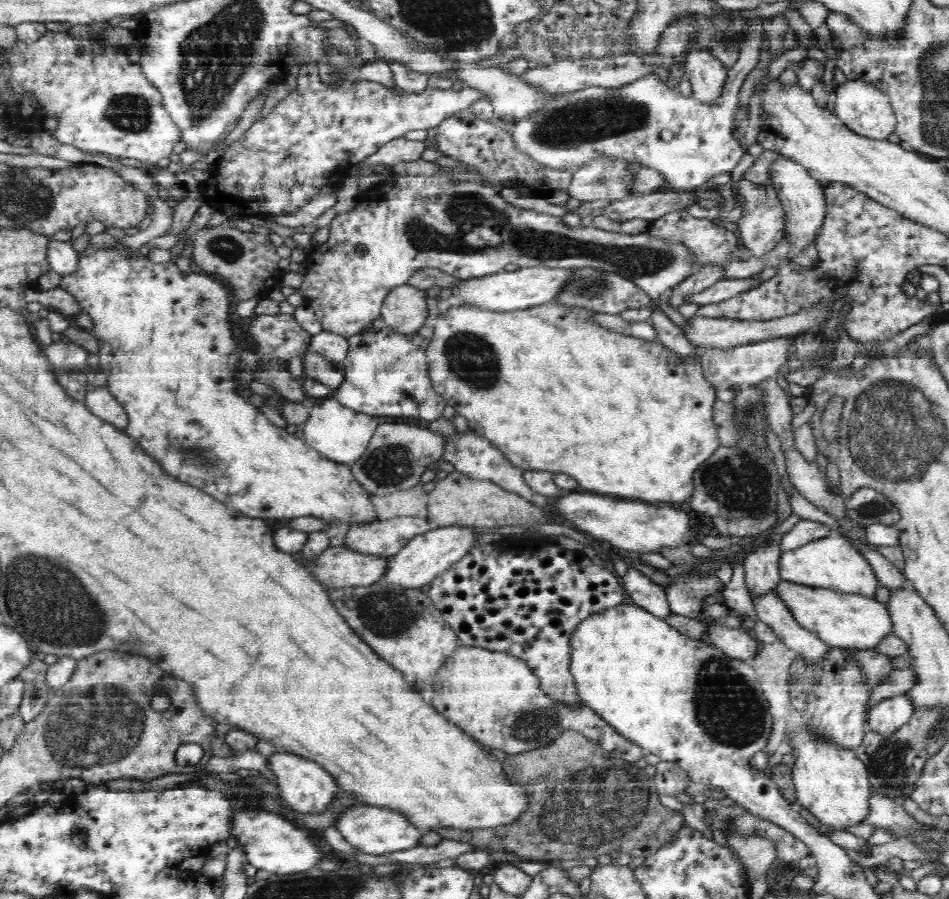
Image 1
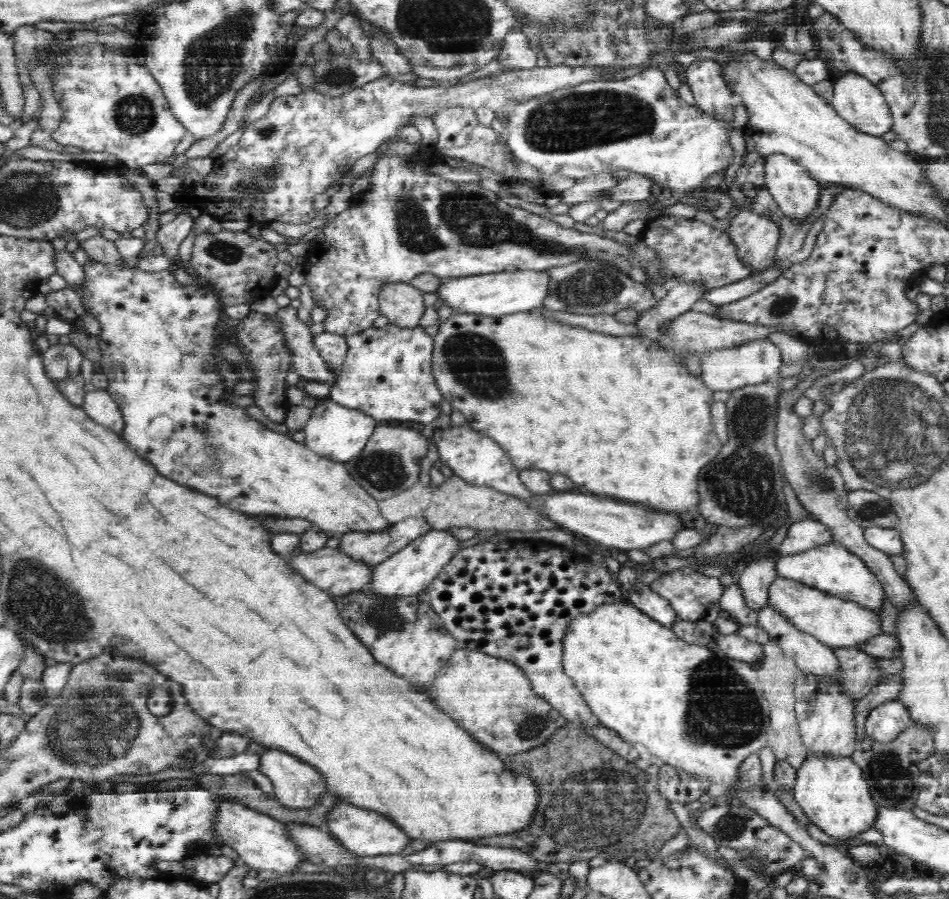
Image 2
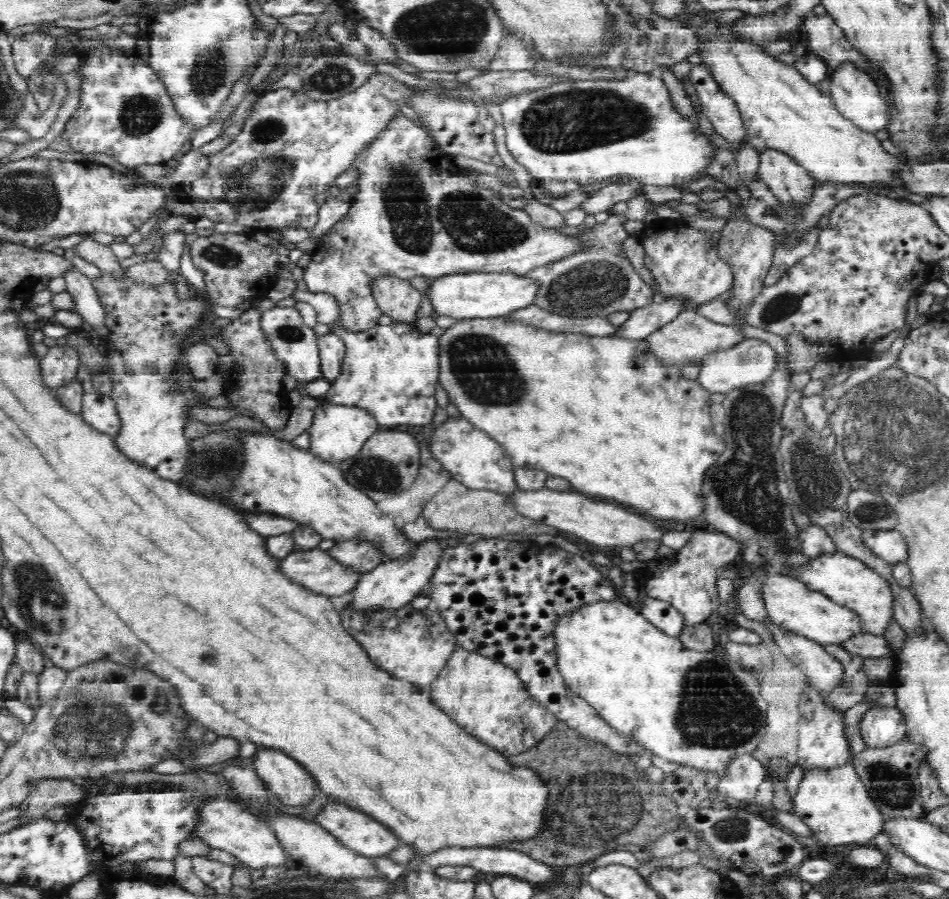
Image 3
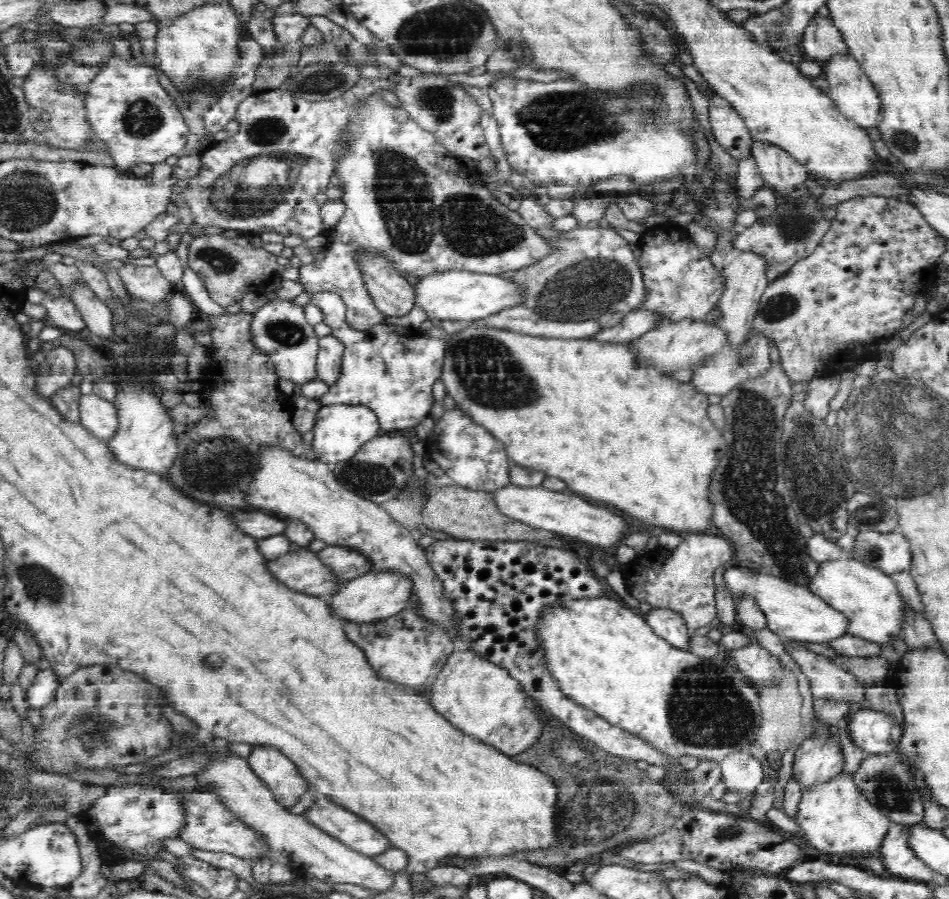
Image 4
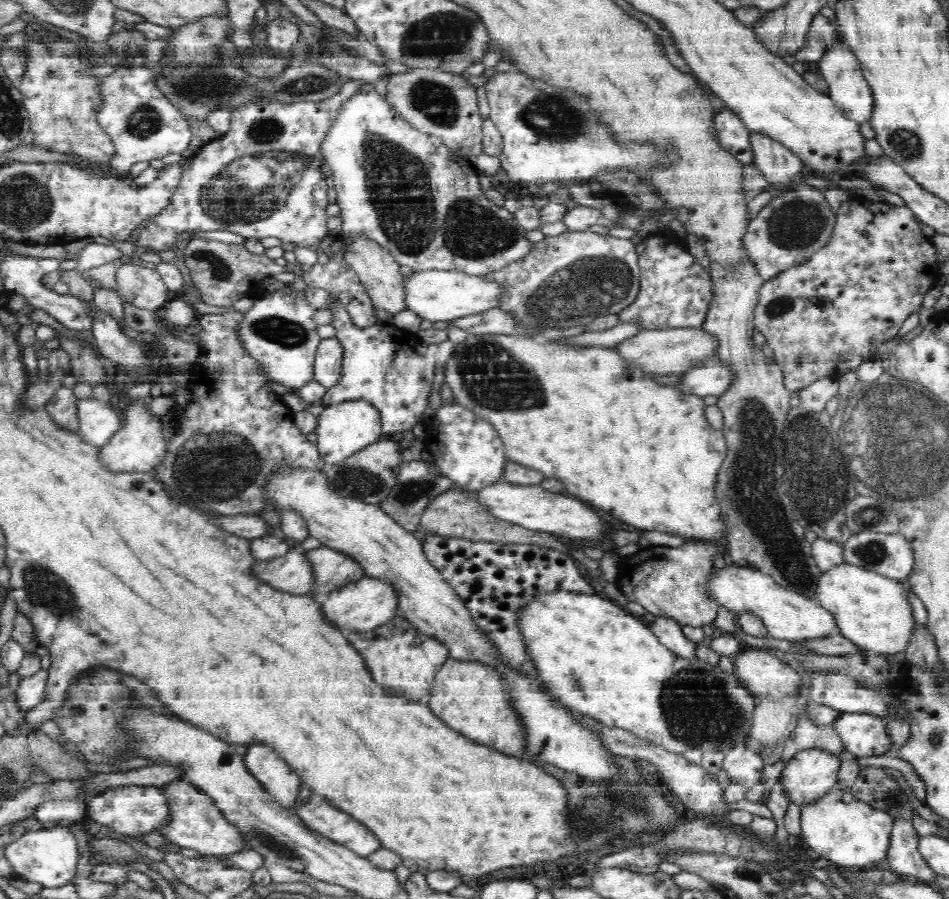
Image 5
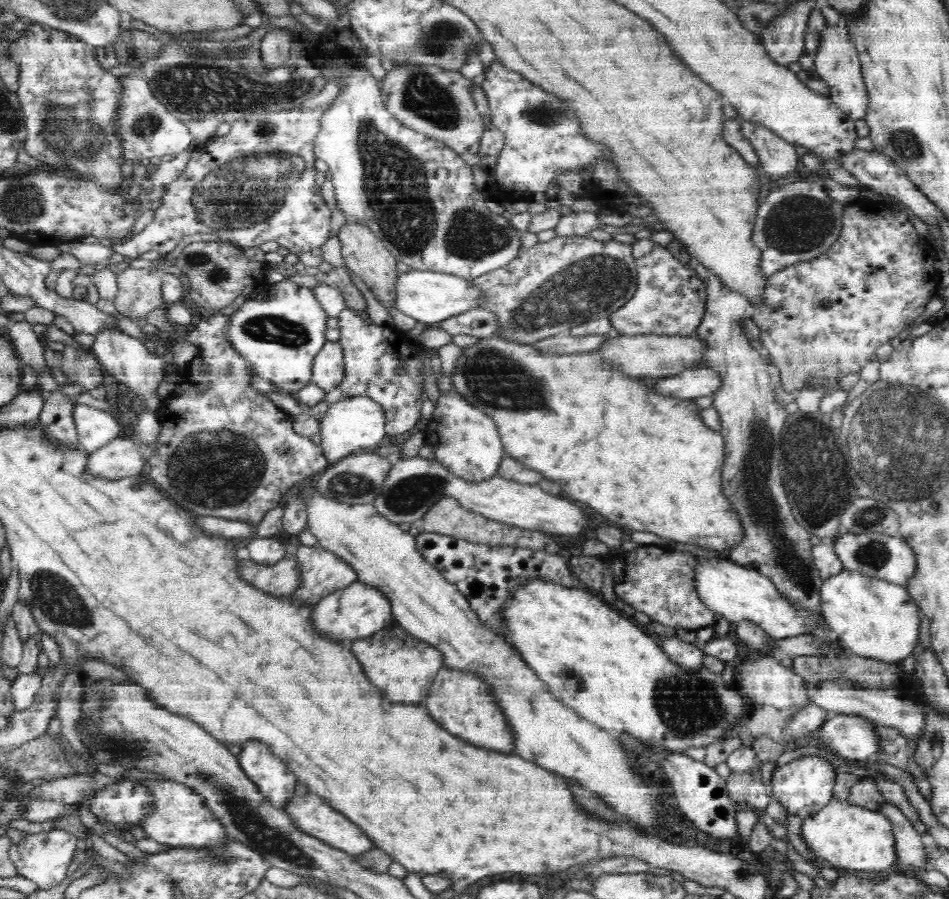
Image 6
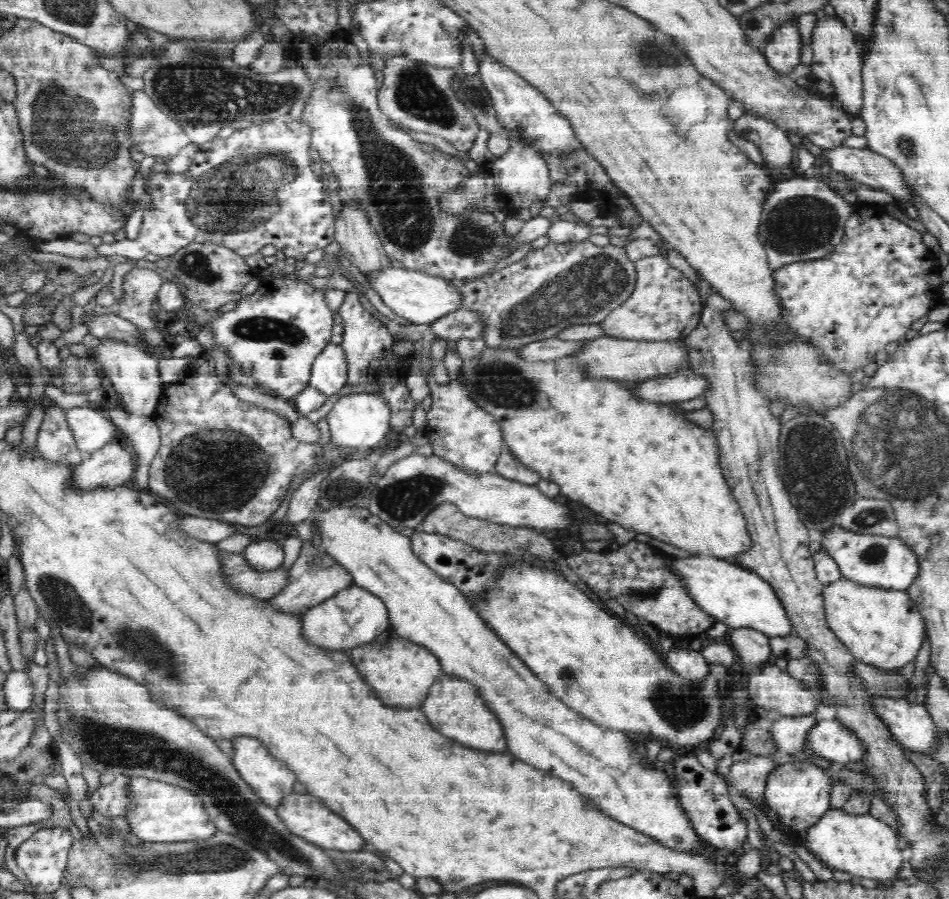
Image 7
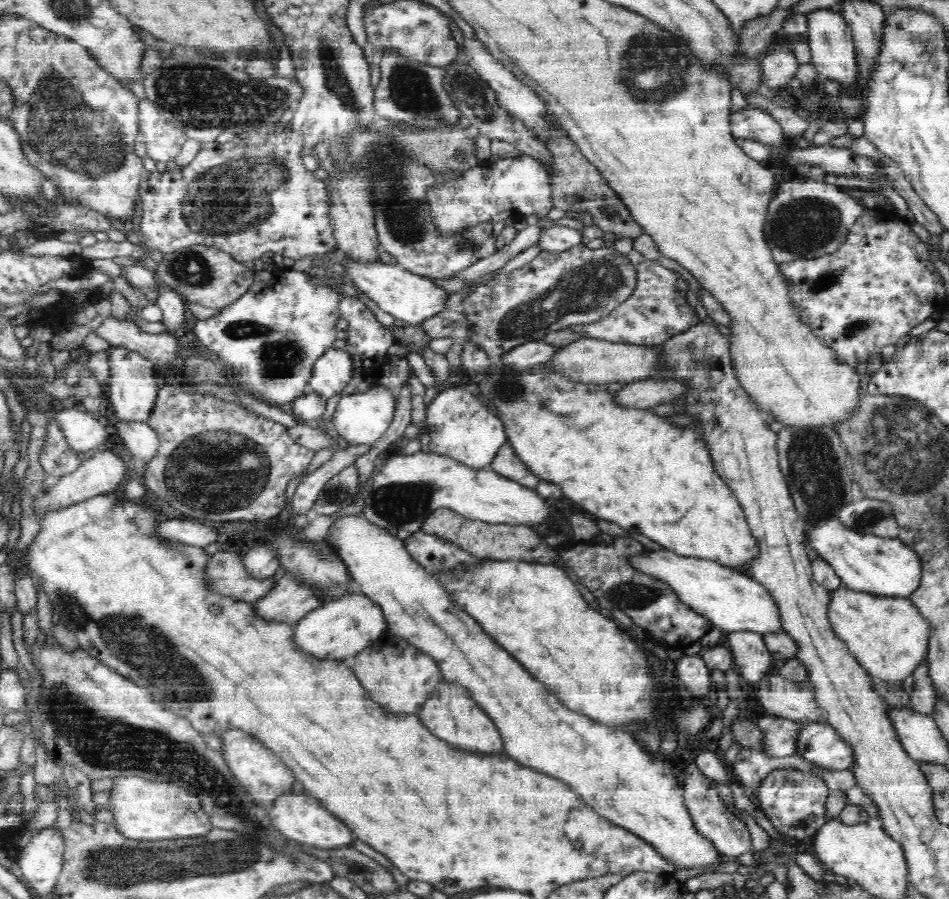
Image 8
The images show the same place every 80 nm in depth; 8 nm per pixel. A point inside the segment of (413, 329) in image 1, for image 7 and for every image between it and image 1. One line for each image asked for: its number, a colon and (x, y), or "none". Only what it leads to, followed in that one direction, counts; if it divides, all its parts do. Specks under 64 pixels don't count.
2: (403, 305)
3: (398, 299)
4: (393, 295)
5: (377, 270)
6: (364, 254)
7: (359, 243)

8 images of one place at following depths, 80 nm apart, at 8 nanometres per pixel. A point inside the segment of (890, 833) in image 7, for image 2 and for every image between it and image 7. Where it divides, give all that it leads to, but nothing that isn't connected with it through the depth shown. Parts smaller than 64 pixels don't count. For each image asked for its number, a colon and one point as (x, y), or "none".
2: (832, 790)
3: (833, 801)
4: (836, 817)
5: (838, 827)
6: (849, 837)

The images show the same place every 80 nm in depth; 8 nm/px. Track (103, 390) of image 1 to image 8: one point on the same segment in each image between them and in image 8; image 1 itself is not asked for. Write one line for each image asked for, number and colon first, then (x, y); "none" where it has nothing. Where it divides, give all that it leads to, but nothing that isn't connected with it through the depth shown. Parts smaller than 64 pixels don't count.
2: (99, 404)
3: (100, 410)
4: (99, 415)
5: (98, 421)
6: (95, 428)
7: (92, 429)
8: (84, 431)

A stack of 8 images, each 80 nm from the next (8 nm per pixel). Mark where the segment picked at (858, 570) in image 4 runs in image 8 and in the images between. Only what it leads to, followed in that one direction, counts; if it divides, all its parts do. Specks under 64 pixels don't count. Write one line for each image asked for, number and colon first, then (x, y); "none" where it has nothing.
5: (873, 611)
6: (876, 619)
7: (882, 627)
8: (889, 637)

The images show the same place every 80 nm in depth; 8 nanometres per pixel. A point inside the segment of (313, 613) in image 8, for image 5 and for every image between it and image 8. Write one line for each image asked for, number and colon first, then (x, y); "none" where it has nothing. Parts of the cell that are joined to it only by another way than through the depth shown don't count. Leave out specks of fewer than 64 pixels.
5: (368, 602)
6: (358, 611)
7: (353, 616)

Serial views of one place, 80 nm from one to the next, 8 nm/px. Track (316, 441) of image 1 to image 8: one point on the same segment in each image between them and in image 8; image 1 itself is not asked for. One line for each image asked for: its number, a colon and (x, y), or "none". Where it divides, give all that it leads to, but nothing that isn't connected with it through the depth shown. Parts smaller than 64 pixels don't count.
2: (334, 431)
3: (337, 432)
4: (340, 431)
5: (342, 430)
6: (354, 424)
7: (357, 422)
8: (360, 418)

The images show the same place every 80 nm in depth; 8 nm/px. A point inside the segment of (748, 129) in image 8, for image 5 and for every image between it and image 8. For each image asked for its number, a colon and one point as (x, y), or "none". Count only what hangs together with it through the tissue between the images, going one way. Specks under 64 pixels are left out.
5: (776, 163)
6: (777, 158)
7: (775, 147)

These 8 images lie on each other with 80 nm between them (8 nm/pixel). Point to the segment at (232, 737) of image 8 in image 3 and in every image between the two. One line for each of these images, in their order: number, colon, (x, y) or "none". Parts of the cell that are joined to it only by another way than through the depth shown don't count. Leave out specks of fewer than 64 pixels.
3: (294, 785)
4: (283, 777)
5: (276, 775)
6: (275, 780)
7: (272, 781)

